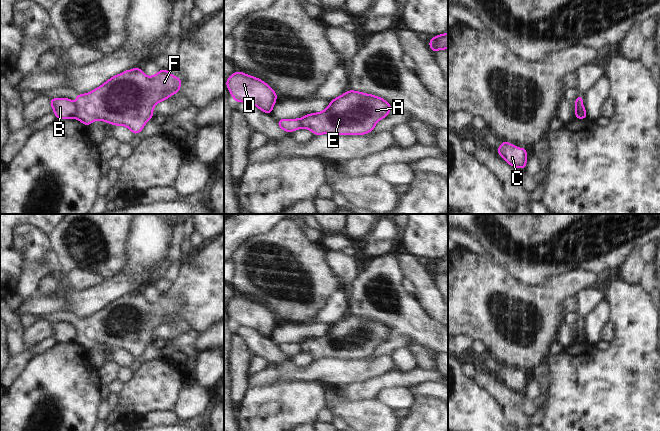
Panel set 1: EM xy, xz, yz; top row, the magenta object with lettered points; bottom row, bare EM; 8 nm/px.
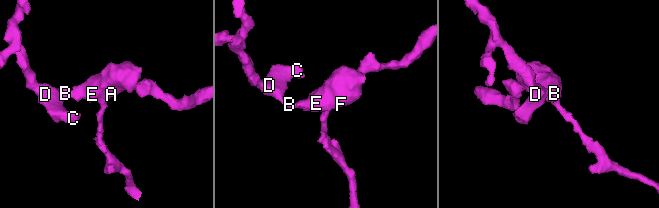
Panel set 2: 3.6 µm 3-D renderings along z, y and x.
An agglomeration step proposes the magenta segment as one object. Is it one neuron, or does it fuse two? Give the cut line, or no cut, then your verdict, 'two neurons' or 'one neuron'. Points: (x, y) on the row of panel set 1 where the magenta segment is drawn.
xy (76, 106), (76, 114), (74, 116) | two neurons

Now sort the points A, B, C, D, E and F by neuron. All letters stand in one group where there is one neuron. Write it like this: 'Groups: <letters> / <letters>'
Groups: A E F / B C D.

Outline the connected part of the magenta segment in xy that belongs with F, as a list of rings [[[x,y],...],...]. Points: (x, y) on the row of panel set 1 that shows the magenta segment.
[[[141,68],[126,70],[92,92],[78,94],[75,118],[86,126],[95,120],[103,120],[114,126],[124,125],[136,135],[142,131],[145,123],[152,119],[153,106],[168,99],[172,94],[179,93],[181,83],[179,77],[172,76],[170,71],[164,69],[160,69],[158,74],[151,77],[145,76]]]

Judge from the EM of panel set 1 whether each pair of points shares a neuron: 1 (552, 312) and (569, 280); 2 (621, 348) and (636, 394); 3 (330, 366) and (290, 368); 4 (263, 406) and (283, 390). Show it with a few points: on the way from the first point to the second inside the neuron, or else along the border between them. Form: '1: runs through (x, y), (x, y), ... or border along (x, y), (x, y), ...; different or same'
1: runs through (552, 304), (552, 297), (561, 288); same
2: runs through (629, 359), (632, 383); same
3: runs through (320, 371), (300, 372); same
4: runs through (268, 405), (278, 395); same

